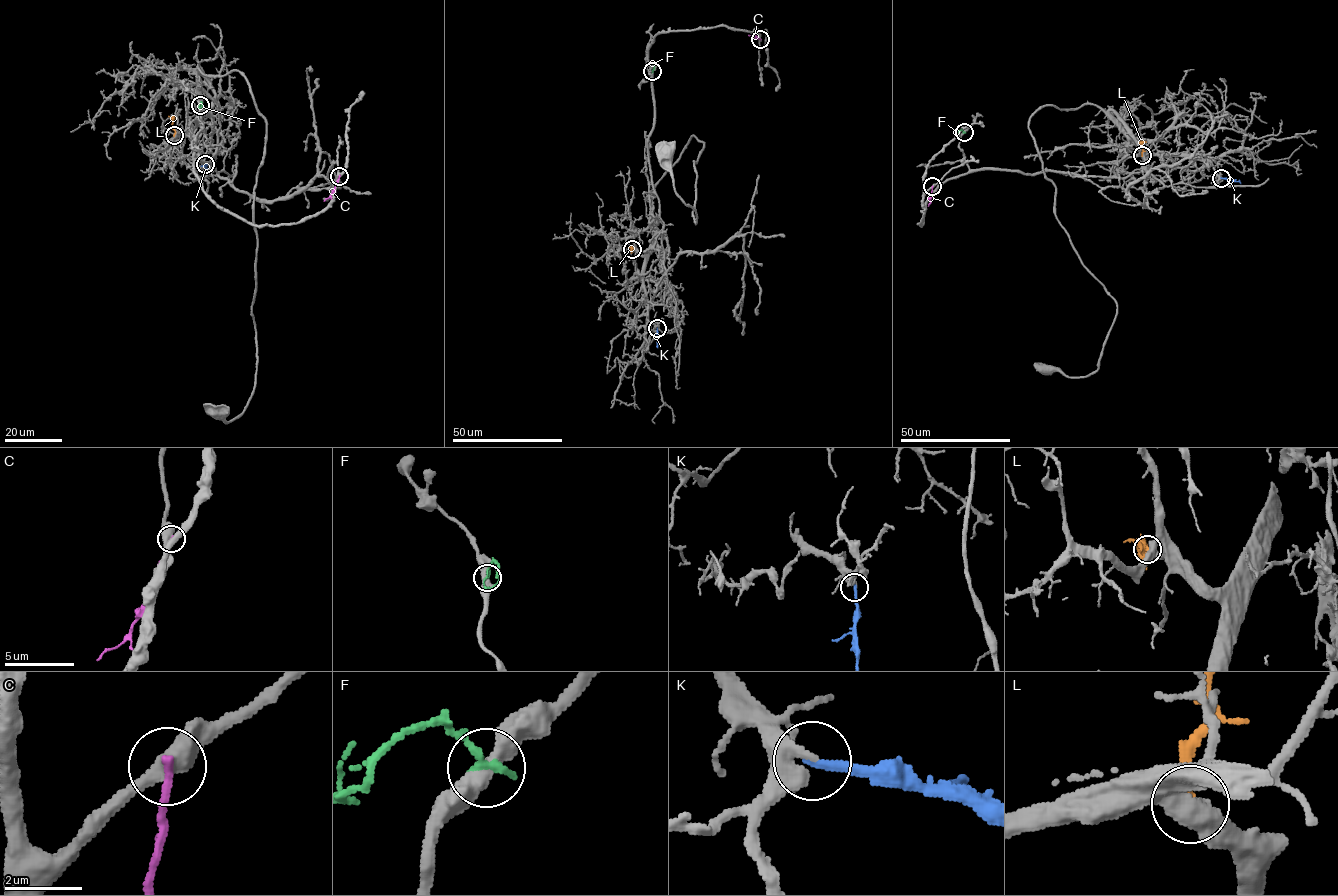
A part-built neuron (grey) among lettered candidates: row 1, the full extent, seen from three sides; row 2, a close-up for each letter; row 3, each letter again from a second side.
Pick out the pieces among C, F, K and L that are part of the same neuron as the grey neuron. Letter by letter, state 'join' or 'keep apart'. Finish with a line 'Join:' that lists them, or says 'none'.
C: keep apart
F: keep apart
K: join
L: keep apart
Join: K

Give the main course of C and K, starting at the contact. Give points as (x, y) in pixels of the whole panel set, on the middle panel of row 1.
C: (760, 39), (748, 35)
K: (657, 328), (657, 347)

